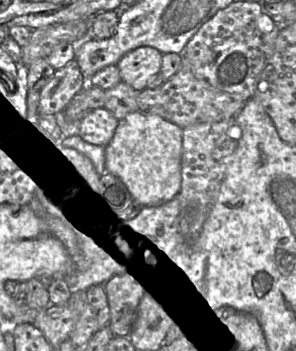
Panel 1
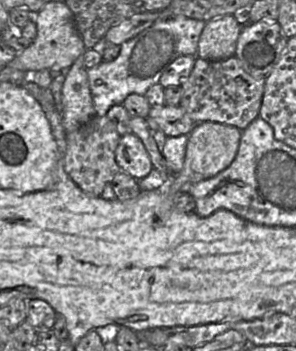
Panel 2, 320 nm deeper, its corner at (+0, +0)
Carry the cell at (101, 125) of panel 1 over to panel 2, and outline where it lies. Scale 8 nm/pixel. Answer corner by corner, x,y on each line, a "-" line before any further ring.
132,133
121,136
115,158
121,170
136,179
147,176
154,168
143,142

